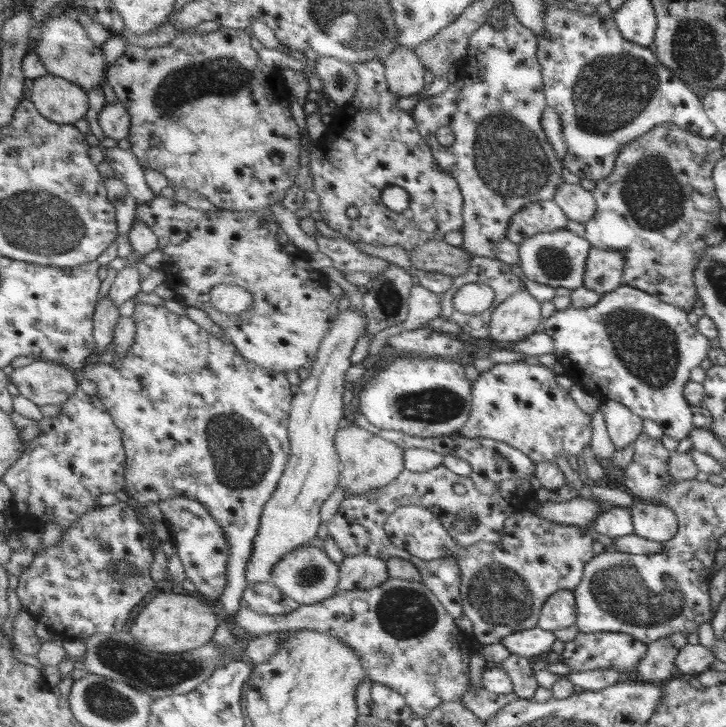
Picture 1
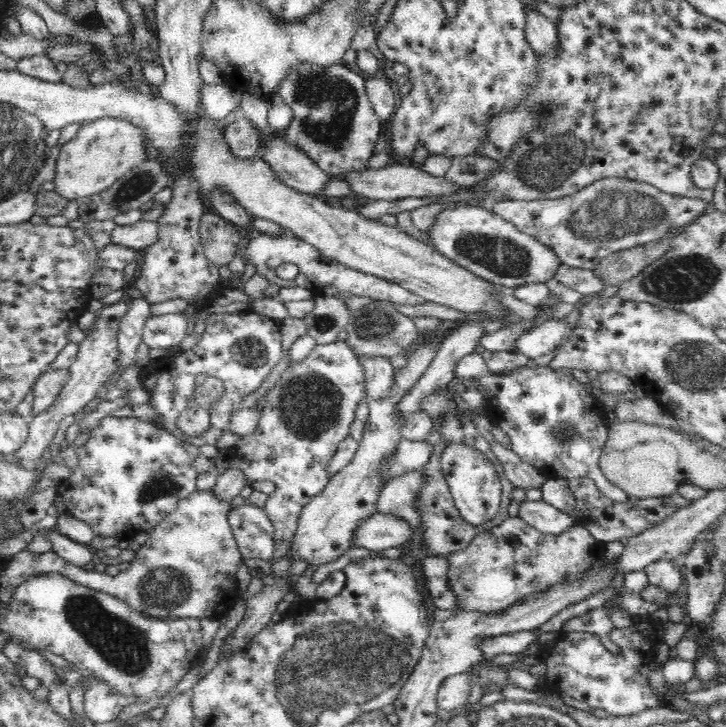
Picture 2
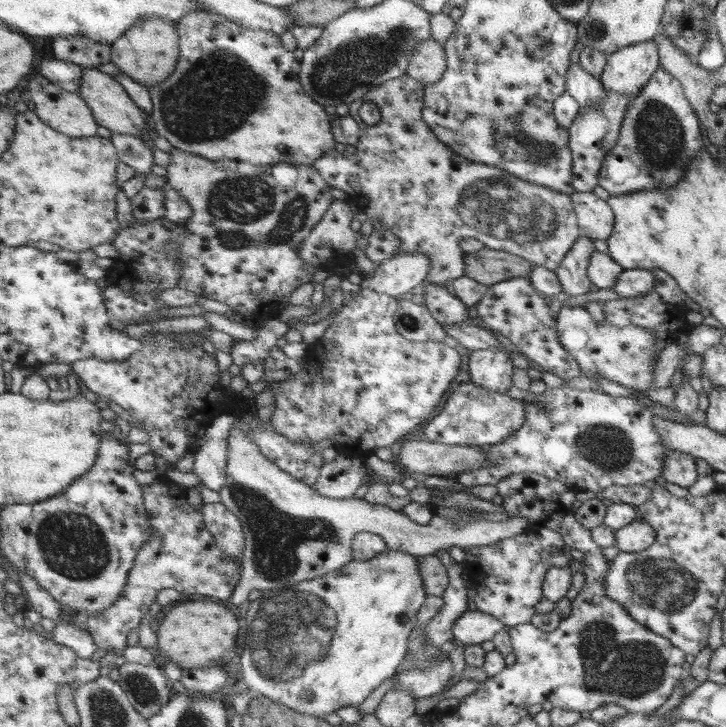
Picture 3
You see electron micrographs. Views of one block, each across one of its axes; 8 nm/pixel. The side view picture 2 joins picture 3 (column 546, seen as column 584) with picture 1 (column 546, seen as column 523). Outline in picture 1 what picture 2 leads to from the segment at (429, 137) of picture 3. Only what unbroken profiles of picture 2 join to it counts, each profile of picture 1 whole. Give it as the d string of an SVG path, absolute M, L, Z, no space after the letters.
M553 200L537 201L512 216L508 239L518 245L541 232L565 228L567 216Z

